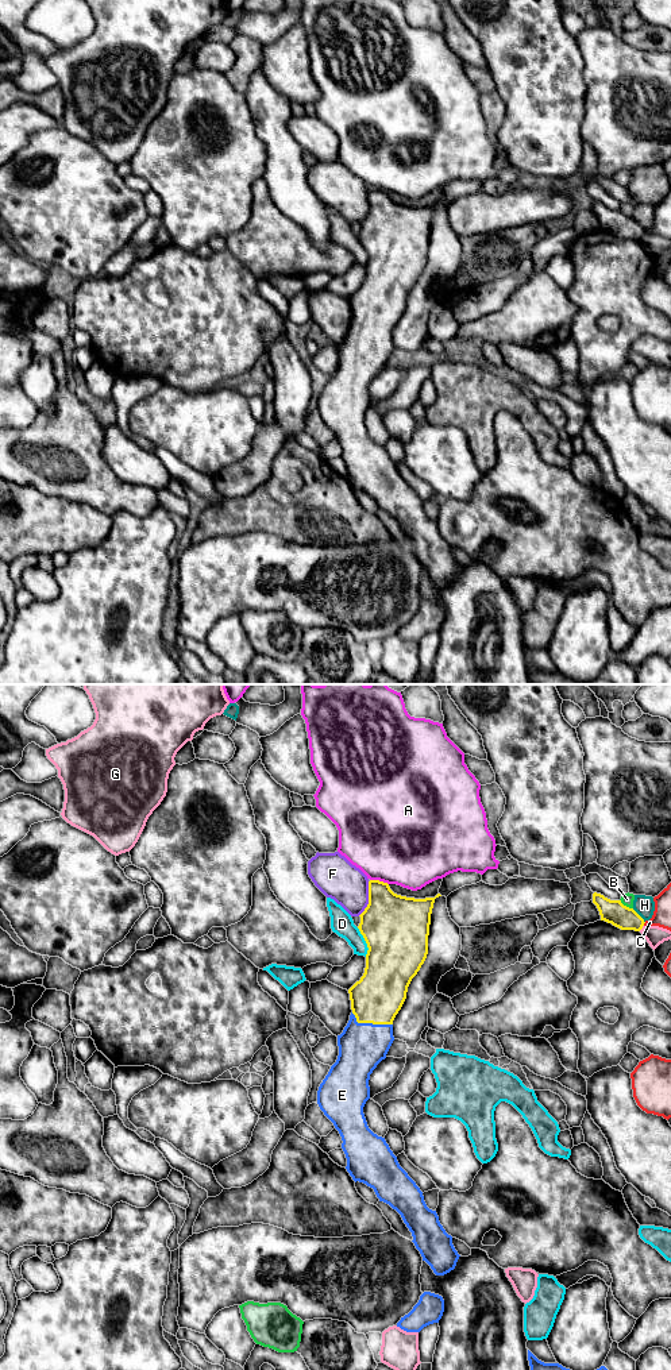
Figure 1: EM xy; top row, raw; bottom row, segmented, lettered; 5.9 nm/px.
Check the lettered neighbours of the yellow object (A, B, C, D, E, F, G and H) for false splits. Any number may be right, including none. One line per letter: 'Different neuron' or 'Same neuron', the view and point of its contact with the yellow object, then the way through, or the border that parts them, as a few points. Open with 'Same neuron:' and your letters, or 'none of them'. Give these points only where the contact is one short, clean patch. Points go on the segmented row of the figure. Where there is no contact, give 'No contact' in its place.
Same neuron: E
A: Different neuron. Touches yellow at xy (378, 880)
B: Different neuron. Touches yellow at xy (625, 906)
C: Different neuron. Touches yellow at xy (644, 922)
D: Different neuron. Touches yellow at xy (366, 942)
E: Same neuron. Touches yellow at xy (370, 1022). Path across: xy (377, 998), (370, 1022), (369, 1035), (362, 1046)
F: Different neuron. Touches yellow at xy (369, 899)
G: Different neuron. Touches yellow at xy (641, 927)
H: Different neuron. Touches yellow at xy (639, 915)

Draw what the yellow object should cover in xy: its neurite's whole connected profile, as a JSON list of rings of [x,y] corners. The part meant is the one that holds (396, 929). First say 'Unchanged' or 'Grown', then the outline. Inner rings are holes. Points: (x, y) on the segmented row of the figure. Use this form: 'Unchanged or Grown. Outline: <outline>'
Grown. Outline: [[[379,880],[369,881],[369,904],[359,915],[360,923],[358,926],[369,948],[366,968],[360,980],[348,989],[352,1012],[343,1033],[338,1035],[339,1056],[319,1087],[317,1104],[342,1136],[342,1149],[347,1158],[346,1169],[352,1180],[373,1188],[379,1201],[389,1204],[401,1215],[404,1223],[412,1232],[412,1242],[420,1251],[423,1261],[431,1266],[436,1276],[444,1276],[455,1269],[460,1257],[452,1244],[452,1236],[448,1235],[440,1224],[436,1211],[427,1207],[423,1192],[400,1166],[397,1157],[390,1150],[385,1138],[378,1136],[369,1128],[363,1114],[363,1107],[370,1099],[370,1074],[377,1065],[386,1058],[394,1041],[393,1020],[406,999],[408,987],[412,979],[417,975],[427,958],[431,914],[435,899],[439,896],[441,895],[437,894],[435,898],[425,899],[406,898],[394,894],[387,883]]]

